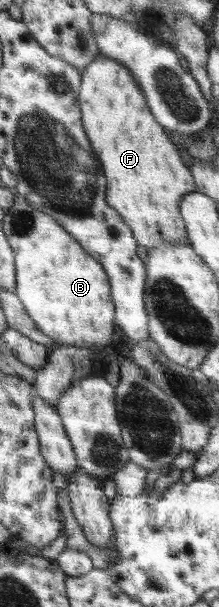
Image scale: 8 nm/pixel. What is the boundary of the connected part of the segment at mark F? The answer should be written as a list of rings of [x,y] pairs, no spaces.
[[[99,54],[83,70],[77,100],[81,110],[81,126],[106,177],[106,201],[123,218],[125,225],[131,228],[137,245],[143,245],[149,252],[159,244],[189,244],[185,222],[179,213],[179,204],[185,194],[196,189],[195,181],[175,144],[169,139],[168,130],[153,118],[145,94],[141,92],[137,80],[129,74],[128,67]]]

